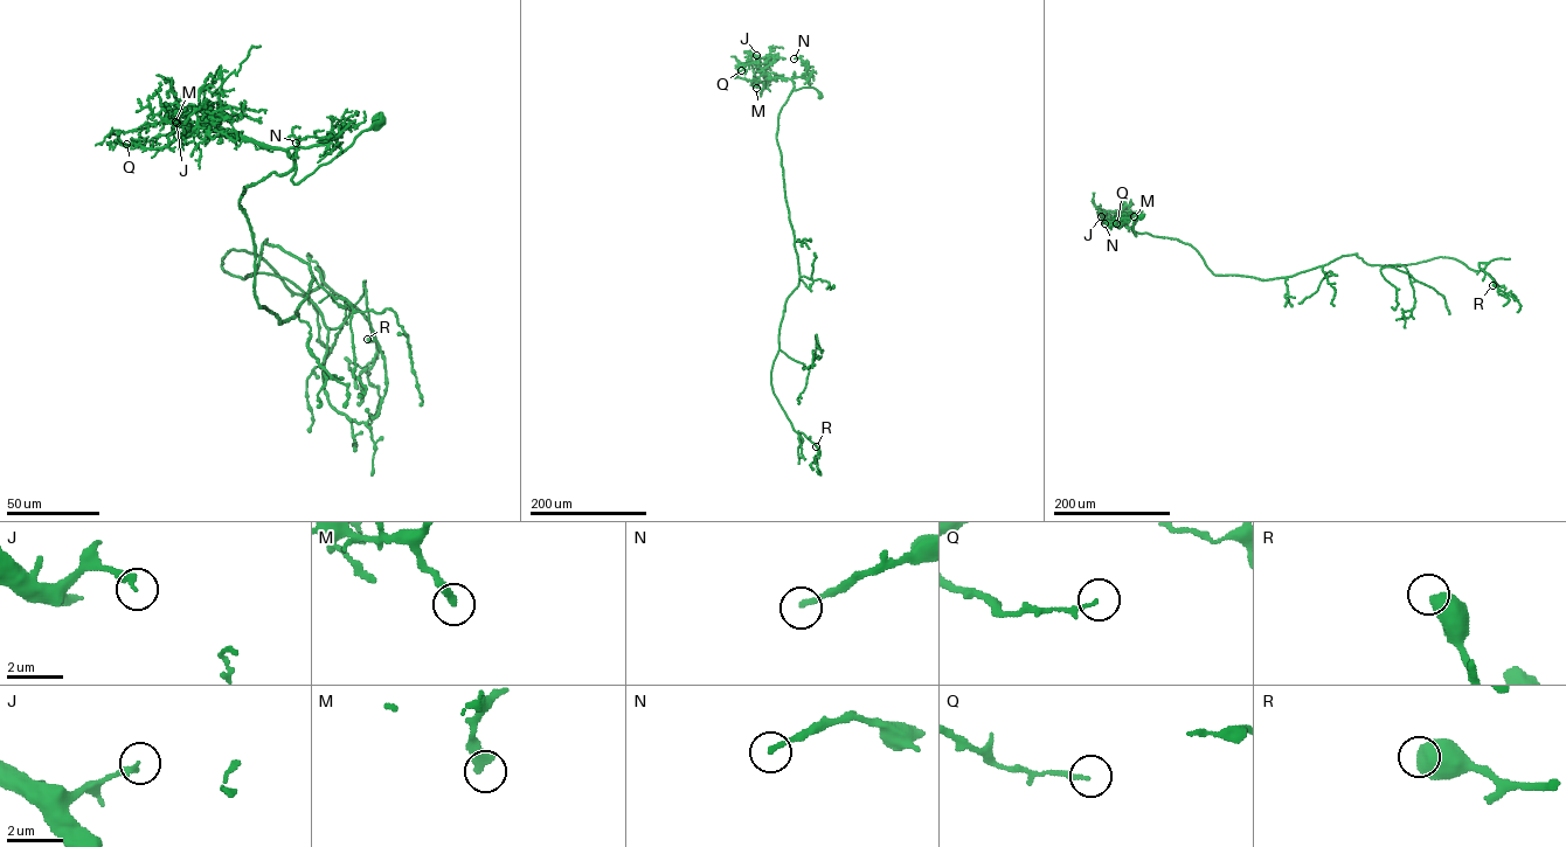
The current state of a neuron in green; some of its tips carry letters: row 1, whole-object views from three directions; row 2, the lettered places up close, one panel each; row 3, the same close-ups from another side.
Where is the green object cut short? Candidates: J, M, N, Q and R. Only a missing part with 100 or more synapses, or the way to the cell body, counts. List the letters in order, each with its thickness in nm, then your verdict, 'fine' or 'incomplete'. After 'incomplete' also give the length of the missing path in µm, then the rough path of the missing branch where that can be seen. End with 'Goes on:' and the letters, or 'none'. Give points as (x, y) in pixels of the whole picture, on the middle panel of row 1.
J: 200 nm thick; fine
M: 400 nm thick; fine
N: 180 nm thick; fine
Q: 140 nm thick; fine
R: 650 nm thick; fine
Goes on: none

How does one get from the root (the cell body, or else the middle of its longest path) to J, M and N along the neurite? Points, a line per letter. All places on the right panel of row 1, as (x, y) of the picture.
J: (1142, 216), (1134, 221), (1136, 236), (1117, 215), (1114, 219), (1101, 216)
M: (1142, 216), (1134, 221), (1136, 236), (1123, 222), (1128, 213), (1134, 216)
N: (1142, 216), (1134, 221), (1136, 236), (1120, 220), (1104, 223)

